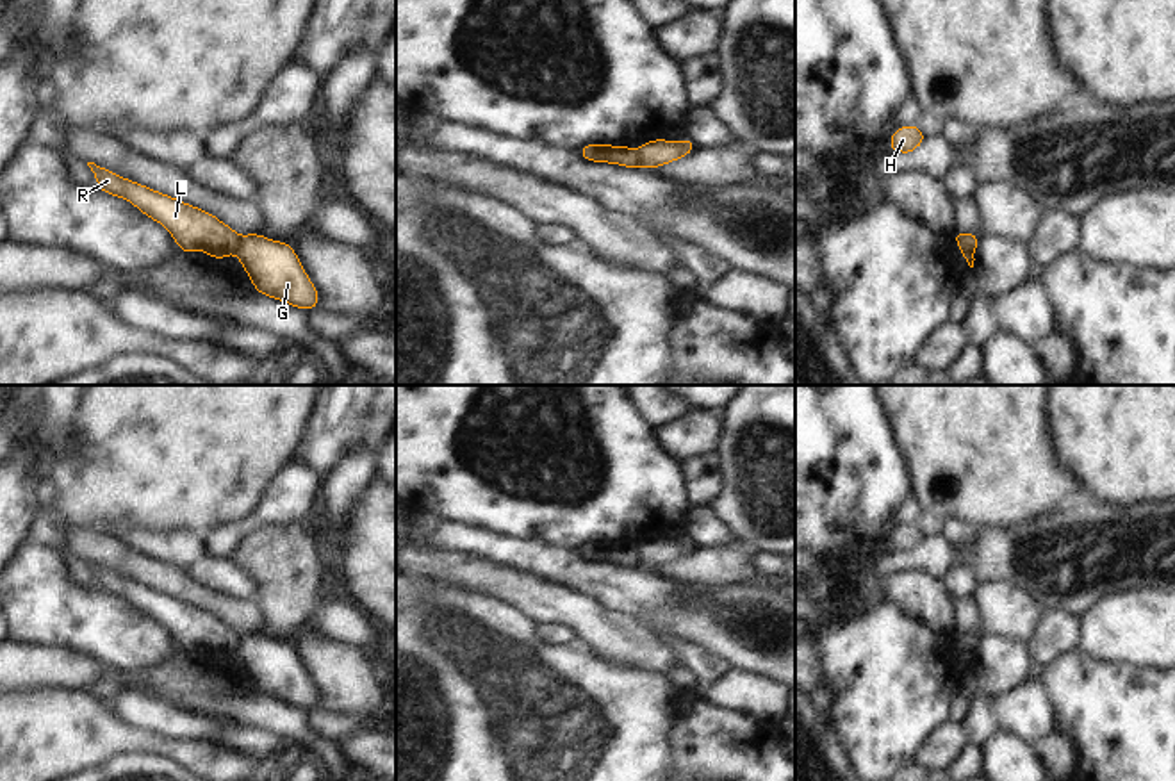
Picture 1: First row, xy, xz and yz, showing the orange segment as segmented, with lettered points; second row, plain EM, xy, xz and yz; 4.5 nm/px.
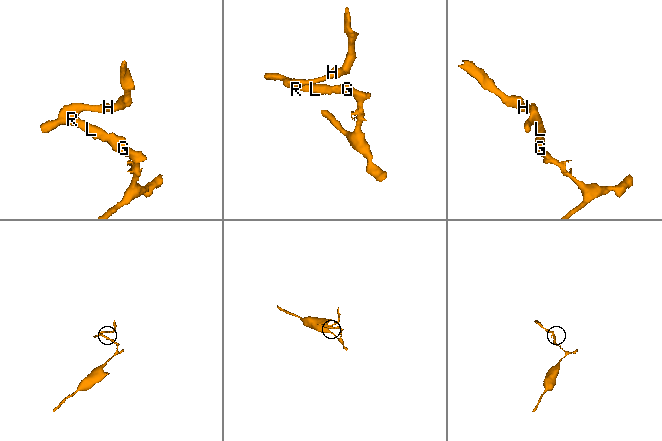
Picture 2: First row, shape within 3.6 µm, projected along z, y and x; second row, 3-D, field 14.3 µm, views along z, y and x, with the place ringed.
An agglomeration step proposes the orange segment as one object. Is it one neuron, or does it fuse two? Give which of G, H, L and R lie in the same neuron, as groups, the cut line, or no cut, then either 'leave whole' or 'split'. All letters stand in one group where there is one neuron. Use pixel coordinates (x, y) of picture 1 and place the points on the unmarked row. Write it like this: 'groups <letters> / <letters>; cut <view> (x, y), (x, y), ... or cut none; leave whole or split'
groups G / H L R; cut xy (239, 635), (234, 651); split

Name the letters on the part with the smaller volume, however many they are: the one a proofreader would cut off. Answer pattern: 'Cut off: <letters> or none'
Cut off: H, L, R.

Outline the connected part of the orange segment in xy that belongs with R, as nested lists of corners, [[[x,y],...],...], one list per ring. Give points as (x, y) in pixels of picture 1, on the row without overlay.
[[[87,562],[98,588],[125,597],[146,617],[160,622],[184,653],[203,651],[221,660],[239,644],[239,633],[214,613]]]

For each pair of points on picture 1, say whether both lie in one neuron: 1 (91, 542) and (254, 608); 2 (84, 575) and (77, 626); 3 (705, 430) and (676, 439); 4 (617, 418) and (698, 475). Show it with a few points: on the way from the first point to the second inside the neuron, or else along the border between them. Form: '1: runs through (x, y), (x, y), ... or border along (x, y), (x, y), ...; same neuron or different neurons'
1: runs through (132, 564), (175, 580), (213, 600); same neuron
2: border along (72, 562), (73, 575), (97, 589); different neurons
3: runs through (698, 432), (683, 437); same neuron
4: border along (681, 462), (690, 496), (696, 503); different neurons

